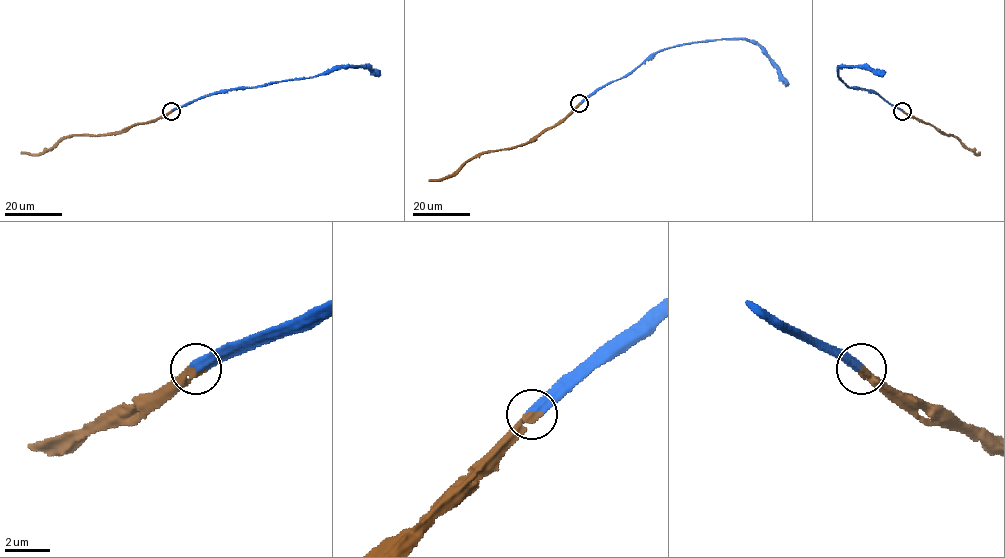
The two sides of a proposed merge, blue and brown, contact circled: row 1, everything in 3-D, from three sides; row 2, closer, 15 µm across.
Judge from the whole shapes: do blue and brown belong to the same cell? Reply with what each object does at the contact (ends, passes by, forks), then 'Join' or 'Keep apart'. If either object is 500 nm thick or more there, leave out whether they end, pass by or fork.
At the ring blue ends. At the ring brown ends. Join

